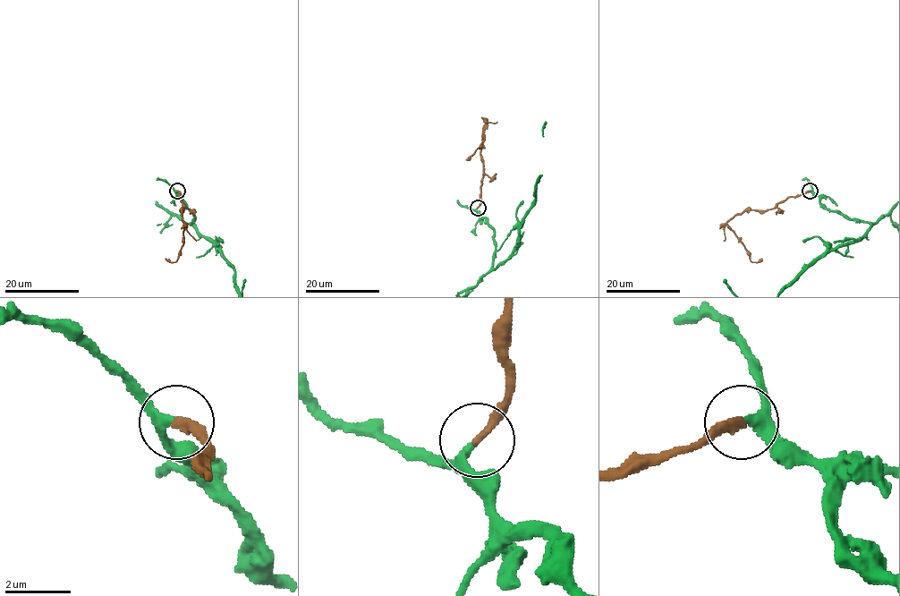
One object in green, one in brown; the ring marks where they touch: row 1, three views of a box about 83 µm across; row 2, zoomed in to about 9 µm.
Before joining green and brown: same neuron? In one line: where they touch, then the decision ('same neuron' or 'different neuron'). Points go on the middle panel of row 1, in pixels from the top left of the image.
at (478, 208); same neuron

